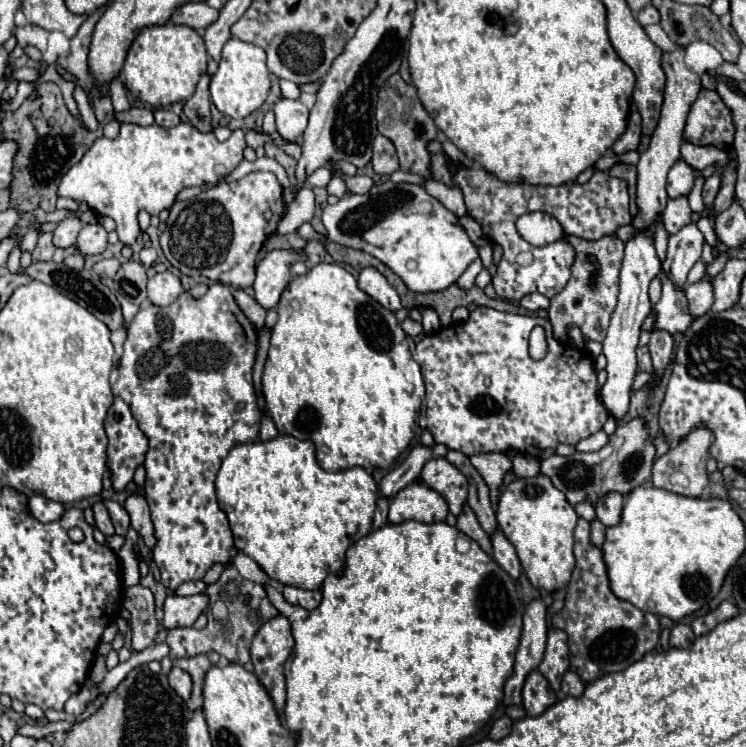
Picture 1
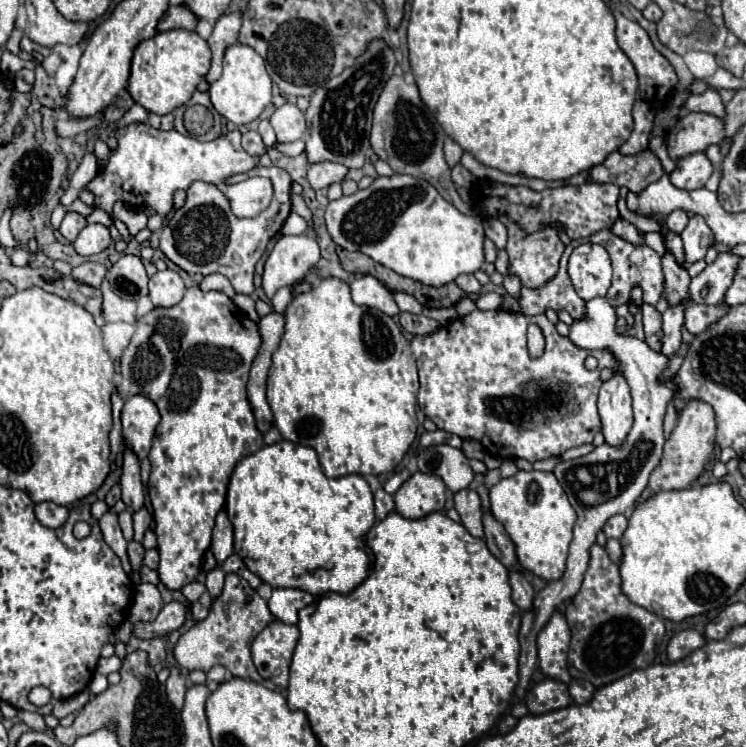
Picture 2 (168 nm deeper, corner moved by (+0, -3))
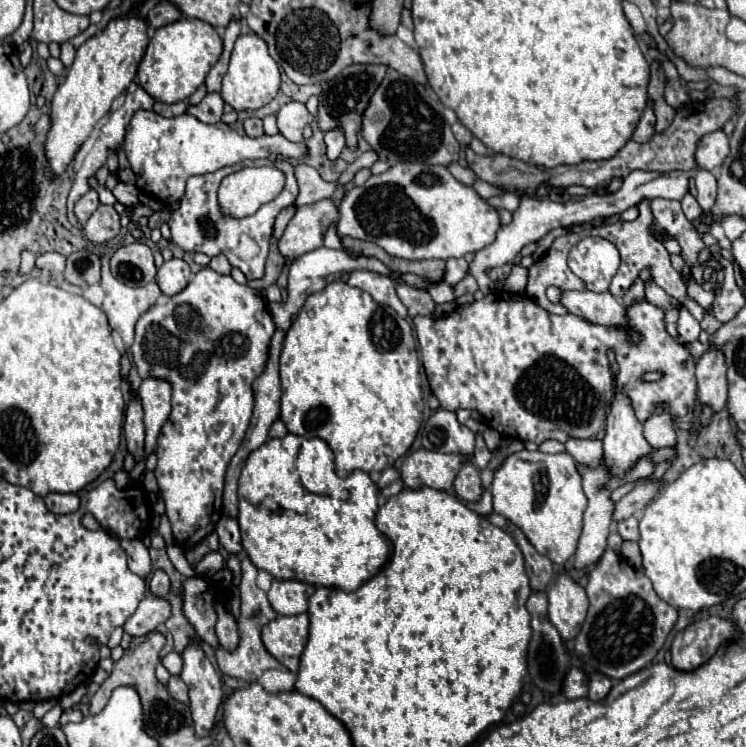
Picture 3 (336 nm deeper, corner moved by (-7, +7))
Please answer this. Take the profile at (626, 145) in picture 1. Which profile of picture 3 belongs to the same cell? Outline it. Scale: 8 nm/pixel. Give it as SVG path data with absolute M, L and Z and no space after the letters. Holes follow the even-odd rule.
M649 104L649 106L645 108L645 112L643 112L643 116L641 116L641 120L639 120L635 132L633 132L633 140L635 140L635 142L647 142L647 140L655 134L653 126L655 126L655 114L653 114L653 108L651 108L651 104Z

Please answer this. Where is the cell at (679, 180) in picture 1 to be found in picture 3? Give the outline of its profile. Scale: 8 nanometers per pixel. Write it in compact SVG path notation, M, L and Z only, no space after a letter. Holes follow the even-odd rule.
M715 130L699 142L697 148L697 166L713 170L715 166L721 166L723 160L729 154L729 136L723 130Z

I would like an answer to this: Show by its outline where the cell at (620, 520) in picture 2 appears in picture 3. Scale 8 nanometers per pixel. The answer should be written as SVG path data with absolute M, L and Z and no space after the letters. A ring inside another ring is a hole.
M635 516L623 520L617 524L617 532L621 534L623 540L631 540L631 542L637 542L639 540L639 522Z

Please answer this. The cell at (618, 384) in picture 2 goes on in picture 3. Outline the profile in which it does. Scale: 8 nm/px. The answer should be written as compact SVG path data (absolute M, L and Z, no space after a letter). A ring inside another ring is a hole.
M615 392L613 404L611 404L611 412L607 416L607 434L603 438L603 466L611 472L611 476L619 476L623 478L627 470L631 470L639 458L649 456L653 460L653 464L661 464L661 462L673 462L677 458L677 448L675 446L667 446L667 448L659 448L653 450L651 444L645 440L643 436L643 426L635 420L635 412L627 400L627 396L623 396L621 392Z

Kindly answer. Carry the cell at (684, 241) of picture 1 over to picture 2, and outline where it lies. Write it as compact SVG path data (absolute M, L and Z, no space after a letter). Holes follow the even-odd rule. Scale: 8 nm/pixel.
M694 216L680 234L680 238L684 242L684 268L690 268L696 260L702 260L710 244L714 244L714 234L702 216Z

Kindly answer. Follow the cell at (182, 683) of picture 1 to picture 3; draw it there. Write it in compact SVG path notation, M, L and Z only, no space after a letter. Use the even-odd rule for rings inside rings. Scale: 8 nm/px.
M171 676L169 684L167 684L167 690L169 690L169 694L171 694L175 700L179 700L179 702L183 702L183 704L189 704L187 686L183 684L183 680L181 680L179 676Z

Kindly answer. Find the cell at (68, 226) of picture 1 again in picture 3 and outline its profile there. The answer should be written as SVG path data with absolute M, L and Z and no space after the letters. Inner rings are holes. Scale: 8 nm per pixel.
M89 190L77 204L75 204L75 216L79 218L81 224L85 224L89 220L89 216L97 210L99 206L99 196L97 190Z

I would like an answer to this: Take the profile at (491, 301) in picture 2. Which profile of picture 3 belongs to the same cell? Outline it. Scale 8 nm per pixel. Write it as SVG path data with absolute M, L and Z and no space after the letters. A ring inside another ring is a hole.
M513 264L511 274L505 280L503 288L511 292L525 292L525 286L527 286L527 268L523 268L521 264Z

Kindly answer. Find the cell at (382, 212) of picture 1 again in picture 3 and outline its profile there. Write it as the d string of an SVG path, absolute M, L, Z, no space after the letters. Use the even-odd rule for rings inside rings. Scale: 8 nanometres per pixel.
M399 162L395 166L391 166L387 172L379 174L379 176L371 176L363 186L355 186L351 192L345 192L345 198L341 200L339 204L339 212L341 212L341 218L337 222L337 234L343 238L343 236L351 236L351 238L359 238L359 240L369 240L369 242L375 242L377 246L381 246L387 254L391 256L397 256L397 258L405 258L405 260L427 260L427 258L461 258L465 254L475 254L479 250L483 250L485 246L489 246L495 236L497 236L497 230L501 228L501 220L499 220L499 212L487 204L485 198L481 198L471 186L465 186L461 184L459 180L455 180L451 176L451 172L445 168L445 166L429 166L429 164L415 164L415 162Z

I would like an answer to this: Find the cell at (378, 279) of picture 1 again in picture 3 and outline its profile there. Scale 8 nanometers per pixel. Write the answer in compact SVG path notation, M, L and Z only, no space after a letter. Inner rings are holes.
M351 272L349 274L349 280L347 280L349 286L355 286L355 288L361 288L365 292L371 294L371 298L377 302L377 304L383 304L383 306L389 306L393 308L399 316L407 316L407 308L403 306L403 302L399 300L399 296L395 294L395 282L387 276L379 276L375 272Z

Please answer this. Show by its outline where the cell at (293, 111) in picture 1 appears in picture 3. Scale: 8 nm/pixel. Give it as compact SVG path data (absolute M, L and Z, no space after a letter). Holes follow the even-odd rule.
M289 102L285 104L279 114L277 114L277 126L279 132L291 140L291 142L303 142L303 130L305 126L313 120L313 116L309 114L309 110L305 108L305 104L301 102Z

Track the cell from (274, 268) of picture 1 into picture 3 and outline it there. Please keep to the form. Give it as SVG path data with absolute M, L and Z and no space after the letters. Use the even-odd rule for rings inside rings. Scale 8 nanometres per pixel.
M319 204L297 206L295 216L289 220L283 238L279 240L279 250L287 260L311 252L323 246L325 228L321 222Z

